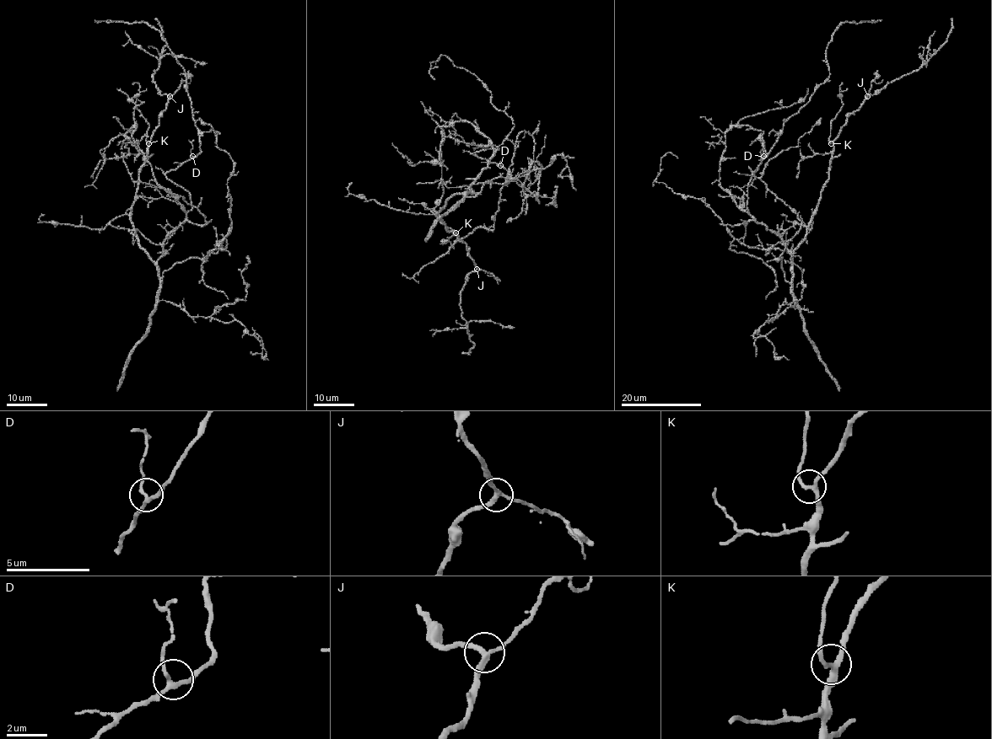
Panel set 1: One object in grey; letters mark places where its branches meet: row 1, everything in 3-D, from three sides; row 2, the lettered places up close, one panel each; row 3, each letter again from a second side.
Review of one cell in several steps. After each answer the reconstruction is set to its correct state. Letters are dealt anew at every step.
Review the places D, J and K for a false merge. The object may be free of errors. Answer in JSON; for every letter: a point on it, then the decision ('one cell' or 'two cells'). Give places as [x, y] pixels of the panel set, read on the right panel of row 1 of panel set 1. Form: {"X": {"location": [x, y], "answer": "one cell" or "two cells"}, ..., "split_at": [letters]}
{"D": {"location": [763, 156], "answer": "one cell"}, "J": {"location": [867, 96], "answer": "one cell"}, "K": {"location": [831, 143], "answer": "one cell"}, "split_at": []}

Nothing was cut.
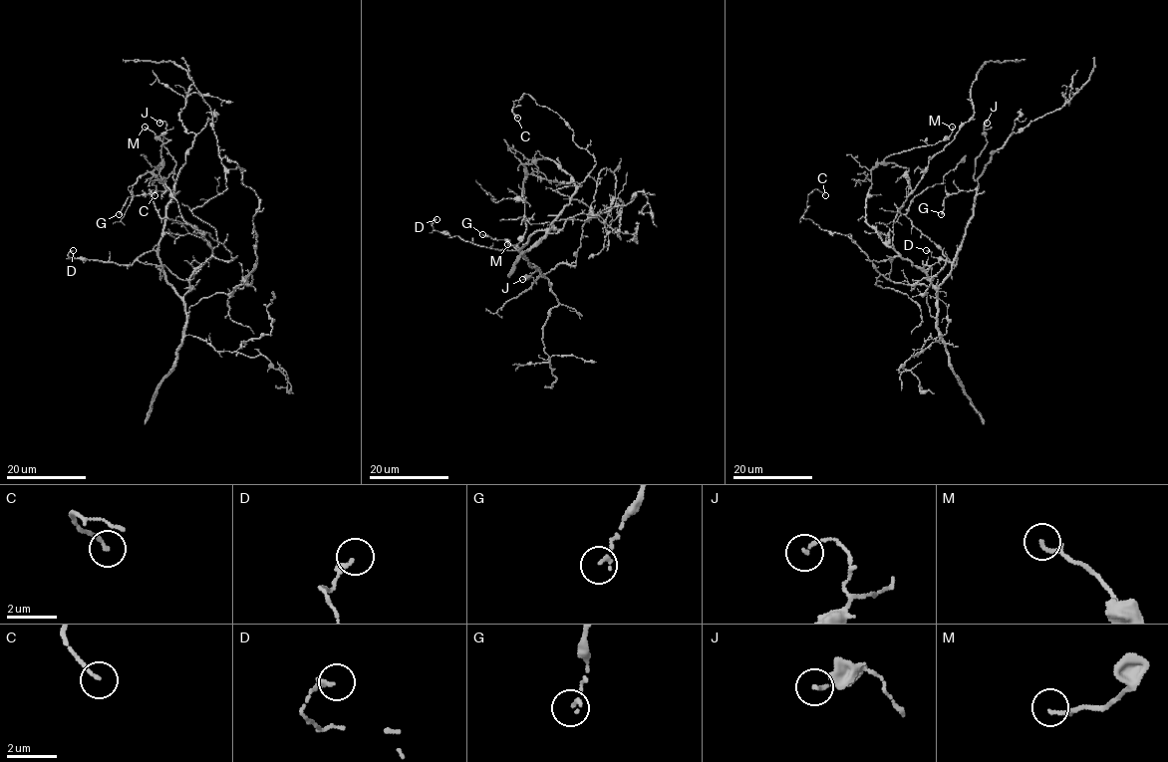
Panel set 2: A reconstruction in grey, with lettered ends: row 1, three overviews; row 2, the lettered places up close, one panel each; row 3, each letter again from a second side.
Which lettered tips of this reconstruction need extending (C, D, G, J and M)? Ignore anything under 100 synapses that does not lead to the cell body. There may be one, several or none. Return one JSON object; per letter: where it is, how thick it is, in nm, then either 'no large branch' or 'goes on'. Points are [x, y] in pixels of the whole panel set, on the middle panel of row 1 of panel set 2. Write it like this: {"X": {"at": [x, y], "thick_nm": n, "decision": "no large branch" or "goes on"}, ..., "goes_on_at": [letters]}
{"C": {"at": [517, 118], "thick_nm": 150, "decision": "no large branch"}, "D": {"at": [437, 219], "thick_nm": 200, "decision": "no large branch"}, "G": {"at": [482, 234], "thick_nm": 130, "decision": "no large branch"}, "J": {"at": [522, 279], "thick_nm": 120, "decision": "no large branch"}, "M": {"at": [507, 244], "thick_nm": 140, "decision": "no large branch"}, "goes_on_at": []}

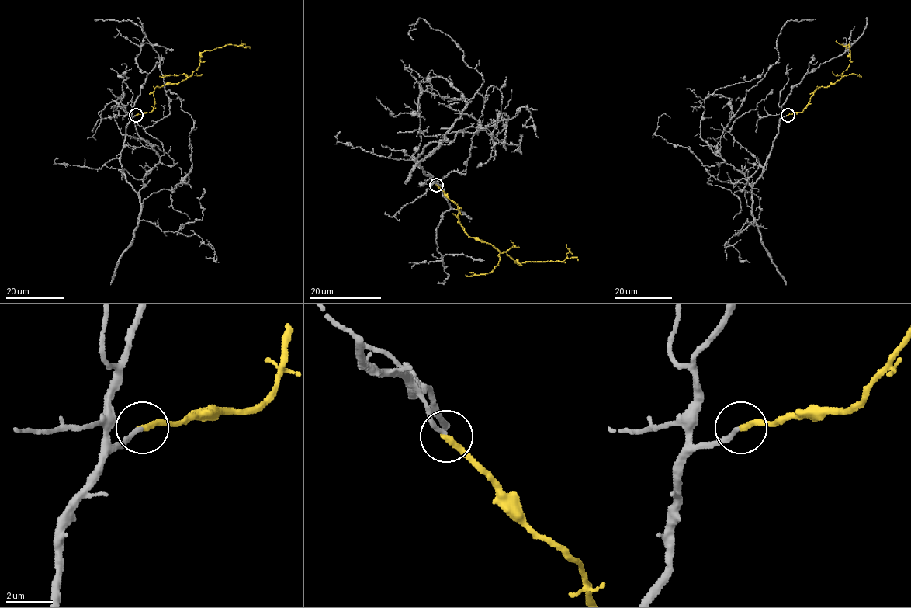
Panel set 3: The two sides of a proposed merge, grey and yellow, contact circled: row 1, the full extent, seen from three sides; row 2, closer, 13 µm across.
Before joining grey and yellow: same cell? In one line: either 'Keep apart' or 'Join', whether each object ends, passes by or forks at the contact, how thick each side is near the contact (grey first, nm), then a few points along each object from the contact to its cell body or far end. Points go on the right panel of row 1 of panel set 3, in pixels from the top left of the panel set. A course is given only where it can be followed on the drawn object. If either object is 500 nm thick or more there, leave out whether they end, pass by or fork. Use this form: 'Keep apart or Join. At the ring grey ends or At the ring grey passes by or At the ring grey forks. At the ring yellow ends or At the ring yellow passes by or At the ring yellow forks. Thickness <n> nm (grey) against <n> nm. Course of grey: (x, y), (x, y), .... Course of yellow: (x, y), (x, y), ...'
Join. At the ring grey ends. At the ring yellow ends. Thickness 190 nm (grey) against 260 nm. Course of grey: (787, 115), (753, 192), (719, 154), (722, 133), (777, 61), (781, 29), (809, 19). Course of yellow: (788, 115), (801, 112), (814, 92), (821, 87), (834, 83), (849, 66), (849, 45), (843, 46), (835, 41)

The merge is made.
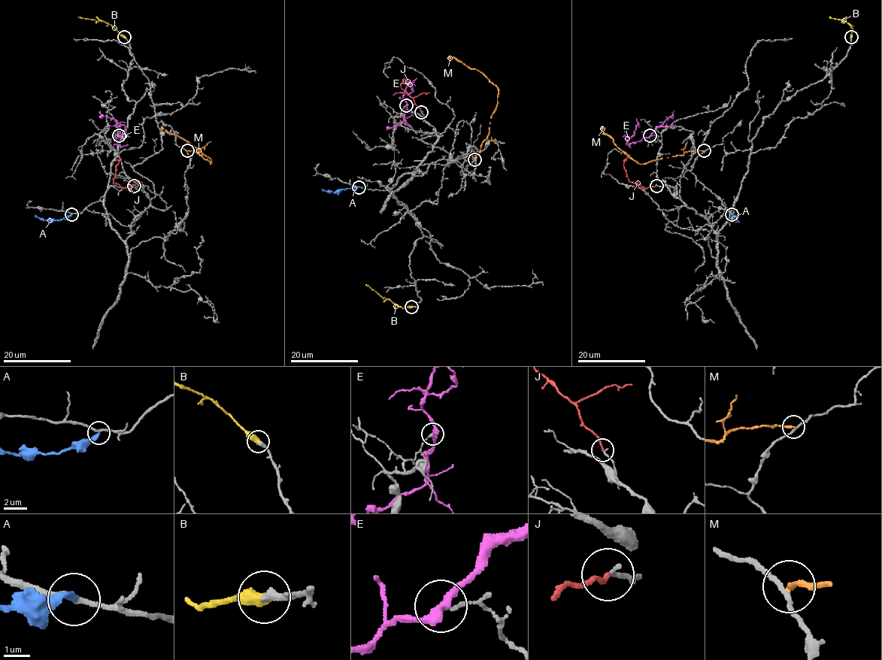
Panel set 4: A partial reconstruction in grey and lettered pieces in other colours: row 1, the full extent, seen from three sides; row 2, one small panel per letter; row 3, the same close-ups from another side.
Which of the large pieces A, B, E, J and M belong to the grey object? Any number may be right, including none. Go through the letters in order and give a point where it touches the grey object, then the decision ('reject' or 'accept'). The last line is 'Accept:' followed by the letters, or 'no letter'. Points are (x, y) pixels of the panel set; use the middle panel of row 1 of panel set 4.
A: contact (359, 187); reject
B: contact (411, 307); accept
E: contact (406, 105); reject
J: contact (421, 112); accept
M: contact (474, 159); reject
Accept: B, J

